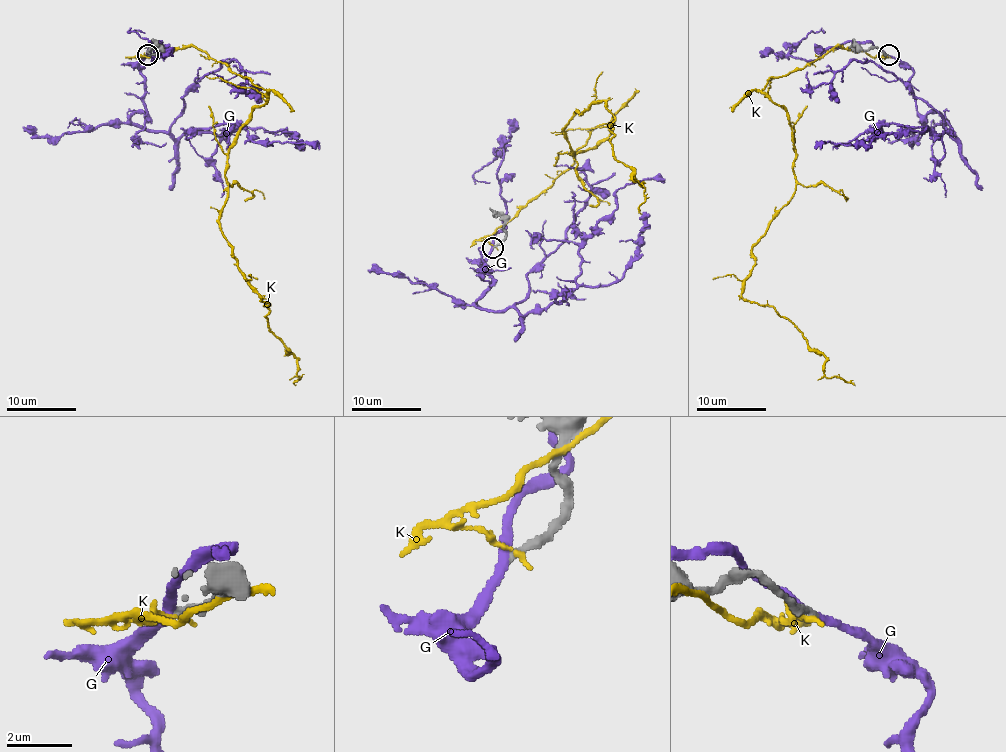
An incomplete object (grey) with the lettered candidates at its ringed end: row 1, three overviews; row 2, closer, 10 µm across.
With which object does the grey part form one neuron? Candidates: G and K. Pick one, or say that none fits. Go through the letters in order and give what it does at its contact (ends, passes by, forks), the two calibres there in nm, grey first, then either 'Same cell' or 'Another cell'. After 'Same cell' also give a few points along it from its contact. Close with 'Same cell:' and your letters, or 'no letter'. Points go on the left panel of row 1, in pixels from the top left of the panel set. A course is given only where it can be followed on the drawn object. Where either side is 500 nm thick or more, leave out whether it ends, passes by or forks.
G: It passes by. Thickness 200 nm (grey) against 220 nm. Another cell
K: It passes by. Thickness 240 nm (grey) against 100 nm. Another cell
Same cell: no letter

